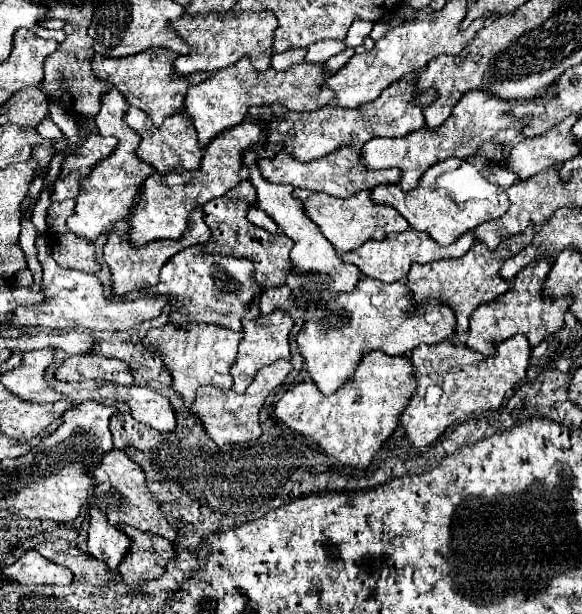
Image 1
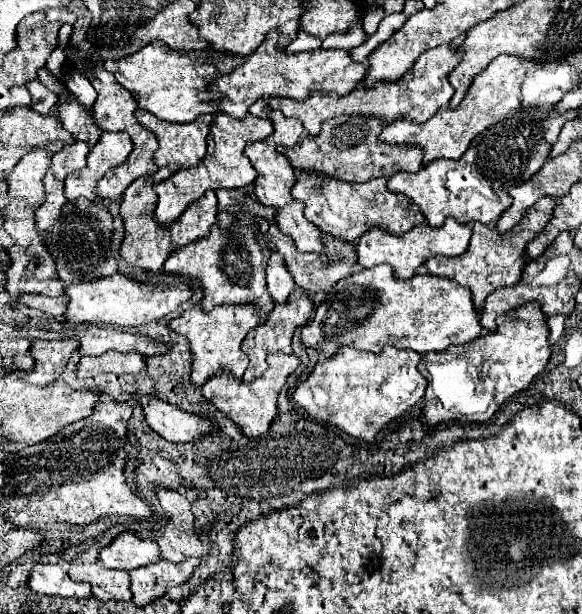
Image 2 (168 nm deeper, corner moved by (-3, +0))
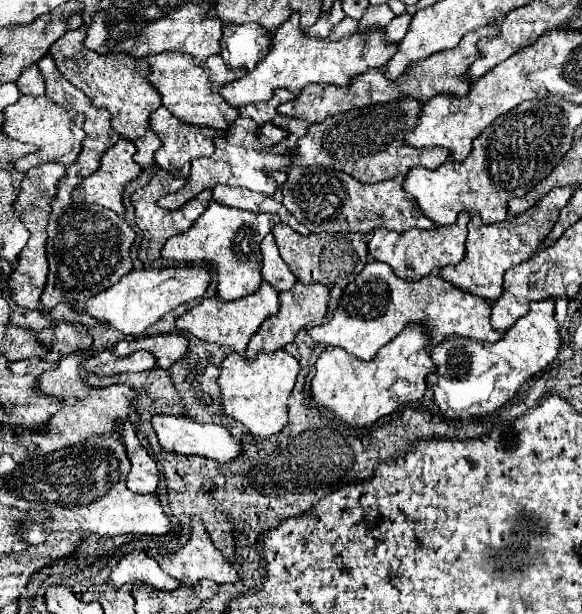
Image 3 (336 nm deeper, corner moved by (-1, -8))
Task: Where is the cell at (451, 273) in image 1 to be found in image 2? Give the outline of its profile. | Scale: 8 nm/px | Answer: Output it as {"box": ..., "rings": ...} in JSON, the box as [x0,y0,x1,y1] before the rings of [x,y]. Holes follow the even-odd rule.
{"box":[424,198,556,310],"rings":[[[542,198],[538,200],[526,214],[524,214],[524,220],[520,226],[512,228],[512,232],[506,232],[506,234],[498,234],[494,228],[490,226],[484,226],[484,224],[474,224],[472,228],[472,238],[470,238],[470,246],[468,250],[462,254],[462,256],[456,256],[456,258],[446,258],[446,256],[434,256],[430,260],[424,262],[428,274],[432,276],[444,276],[444,278],[450,278],[454,282],[458,282],[460,286],[468,288],[472,292],[472,302],[474,302],[474,308],[476,310],[482,310],[484,306],[484,300],[490,292],[498,290],[498,288],[504,288],[504,286],[514,286],[520,282],[520,276],[522,276],[522,268],[526,264],[526,258],[524,258],[524,250],[526,250],[526,244],[530,240],[534,240],[542,230],[544,226],[548,224],[548,220],[552,218],[552,210],[556,206],[556,200],[552,198]]]}

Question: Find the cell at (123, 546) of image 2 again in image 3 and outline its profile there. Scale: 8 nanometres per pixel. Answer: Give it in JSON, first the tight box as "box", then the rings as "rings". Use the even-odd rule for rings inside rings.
{"box":[110,550,180,592],"rings":[[[134,550],[134,552],[122,556],[120,564],[116,568],[112,568],[110,578],[118,588],[124,584],[146,584],[150,588],[170,592],[180,586],[180,582],[176,578],[162,572],[158,562],[142,550]]]}

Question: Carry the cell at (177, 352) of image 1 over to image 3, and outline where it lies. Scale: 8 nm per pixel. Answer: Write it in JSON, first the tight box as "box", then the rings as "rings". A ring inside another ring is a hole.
{"box":[176,280,280,356],"rings":[[[262,280],[258,292],[248,294],[244,298],[238,300],[222,300],[220,296],[214,298],[206,298],[202,300],[198,306],[190,308],[186,314],[182,314],[176,320],[178,330],[184,330],[204,342],[216,342],[216,344],[224,344],[224,346],[232,346],[240,356],[244,356],[246,344],[250,340],[250,336],[258,330],[258,326],[266,320],[266,316],[272,316],[274,312],[278,312],[280,308],[280,296],[278,292],[266,284],[266,280]]]}

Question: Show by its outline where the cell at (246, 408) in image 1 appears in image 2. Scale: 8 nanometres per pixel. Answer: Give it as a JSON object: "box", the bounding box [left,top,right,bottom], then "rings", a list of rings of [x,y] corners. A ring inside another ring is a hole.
{"box":[202,354,300,436],"rings":[[[270,354],[268,356],[268,370],[252,380],[250,384],[244,384],[240,380],[232,380],[232,376],[214,376],[202,386],[202,396],[208,398],[222,414],[226,414],[240,430],[244,436],[260,436],[270,428],[272,418],[276,416],[276,398],[280,388],[284,386],[286,378],[298,368],[300,360],[294,354]]]}

